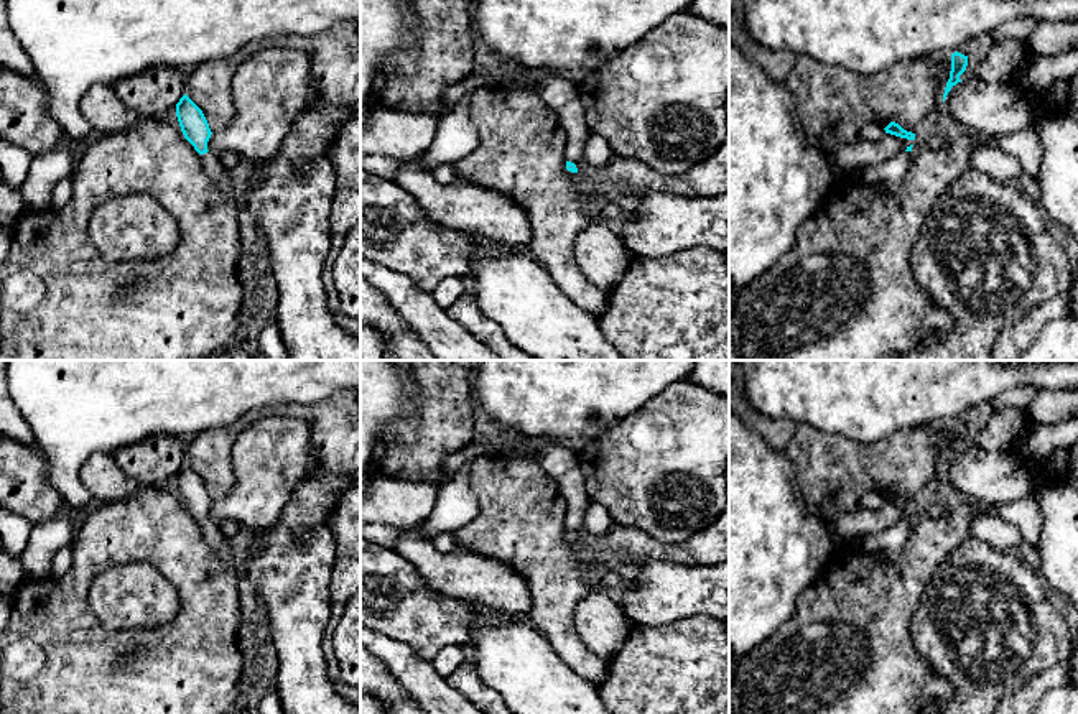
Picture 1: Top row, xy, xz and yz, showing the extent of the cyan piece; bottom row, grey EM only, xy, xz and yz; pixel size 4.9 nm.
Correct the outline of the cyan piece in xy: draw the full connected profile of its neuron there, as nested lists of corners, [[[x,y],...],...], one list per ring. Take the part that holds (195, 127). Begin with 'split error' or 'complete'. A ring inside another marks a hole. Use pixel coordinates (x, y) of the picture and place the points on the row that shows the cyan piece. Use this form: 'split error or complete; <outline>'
split error; [[[184,94],[176,104],[176,117],[184,138],[201,155],[201,163],[214,186],[225,196],[235,199],[235,179],[216,153],[207,150],[212,135],[202,110]]]

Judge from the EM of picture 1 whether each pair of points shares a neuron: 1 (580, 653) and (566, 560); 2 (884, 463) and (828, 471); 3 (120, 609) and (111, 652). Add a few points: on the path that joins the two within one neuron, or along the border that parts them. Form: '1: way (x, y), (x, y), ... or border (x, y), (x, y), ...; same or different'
1: way (562, 630), (562, 583); same
2: way (871, 468), (841, 471); same
3: border (88, 604), (106, 629), (153, 629); different

